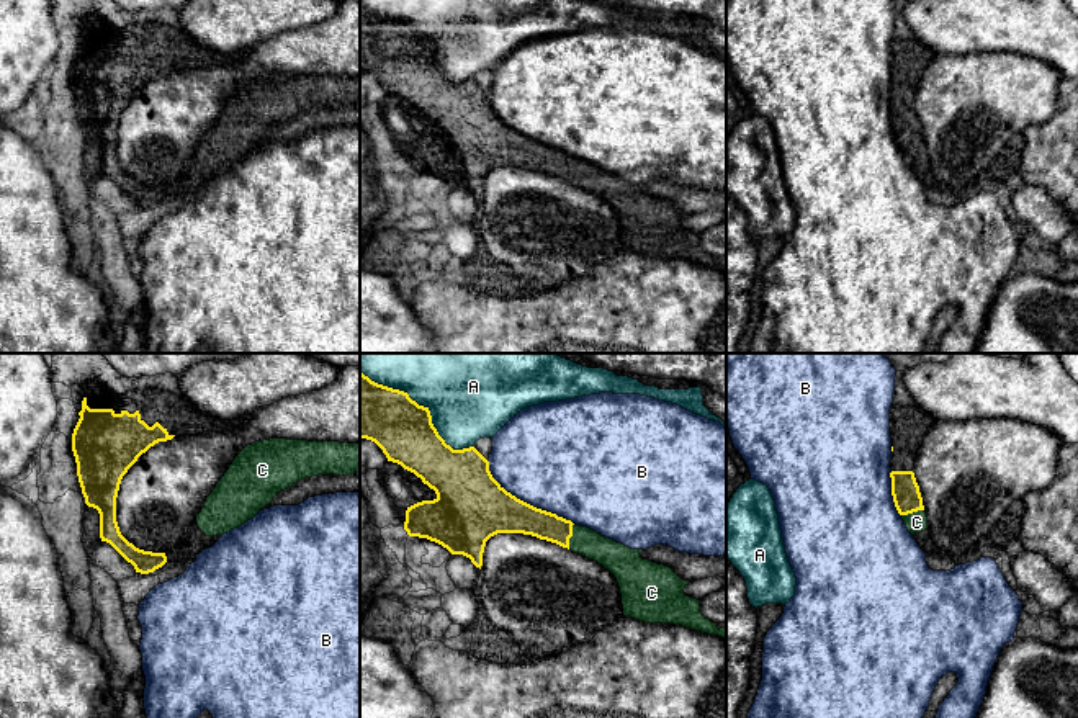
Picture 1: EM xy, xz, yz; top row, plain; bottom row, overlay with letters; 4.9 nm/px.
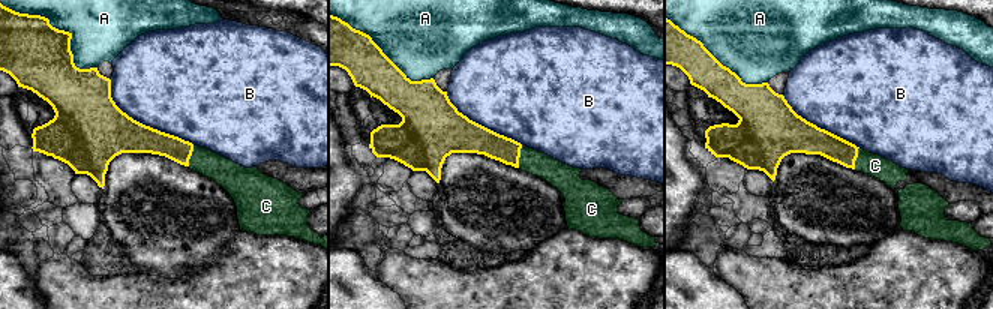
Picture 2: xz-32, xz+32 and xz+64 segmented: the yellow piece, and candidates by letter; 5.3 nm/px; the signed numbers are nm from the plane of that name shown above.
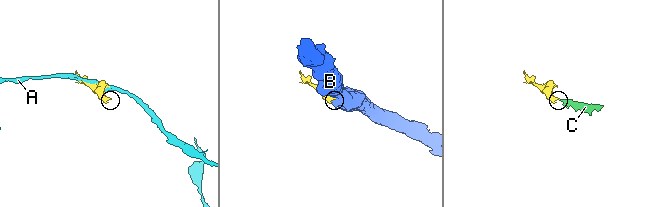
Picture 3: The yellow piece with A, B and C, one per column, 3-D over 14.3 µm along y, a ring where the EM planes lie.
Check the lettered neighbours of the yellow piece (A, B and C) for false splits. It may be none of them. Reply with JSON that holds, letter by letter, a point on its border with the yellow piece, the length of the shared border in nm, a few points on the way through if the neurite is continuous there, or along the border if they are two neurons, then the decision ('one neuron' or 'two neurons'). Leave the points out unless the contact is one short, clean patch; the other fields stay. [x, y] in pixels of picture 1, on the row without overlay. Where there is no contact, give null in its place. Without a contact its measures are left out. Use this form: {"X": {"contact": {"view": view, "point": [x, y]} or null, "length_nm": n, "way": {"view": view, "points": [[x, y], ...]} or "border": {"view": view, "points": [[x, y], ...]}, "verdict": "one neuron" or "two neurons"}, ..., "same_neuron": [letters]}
{"A": {"contact": {"view": "xz", "point": [422, 40]}, "length_nm": 700, "verdict": "two neurons"}, "B": {"contact": {"view": "xz", "point": [525, 136]}, "length_nm": 550, "verdict": "two neurons"}, "C": {"contact": {"view": "xz", "point": [571, 169]}, "length_nm": 130, "way": {"view": "xz", "points": [[525, 152], [571, 169], [614, 190]]}, "verdict": "one neuron"}, "same_neuron": ["C"]}

